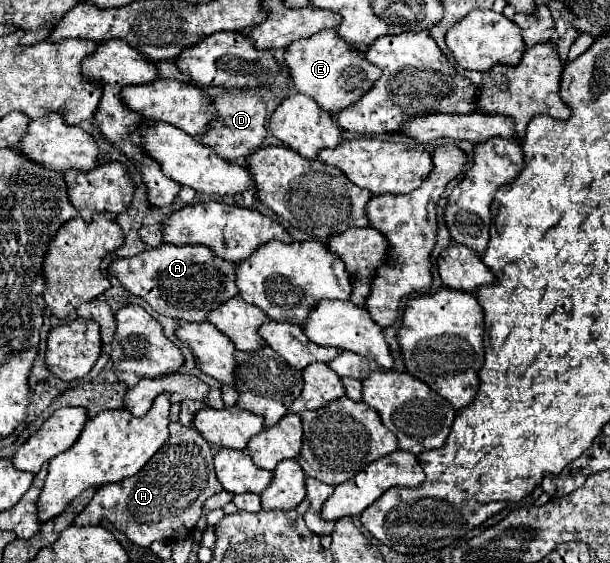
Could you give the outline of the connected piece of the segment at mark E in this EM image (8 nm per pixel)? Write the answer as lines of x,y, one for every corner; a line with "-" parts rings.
326,29
318,35
312,35
310,39
302,39
298,43
288,45
286,65
294,79
294,87
300,93
312,97
328,113
344,111
352,103
360,101
362,95
366,95
368,89
376,85
382,73
380,67
368,63
366,55
360,49
352,47
350,43
344,43
344,39
336,35
336,29

